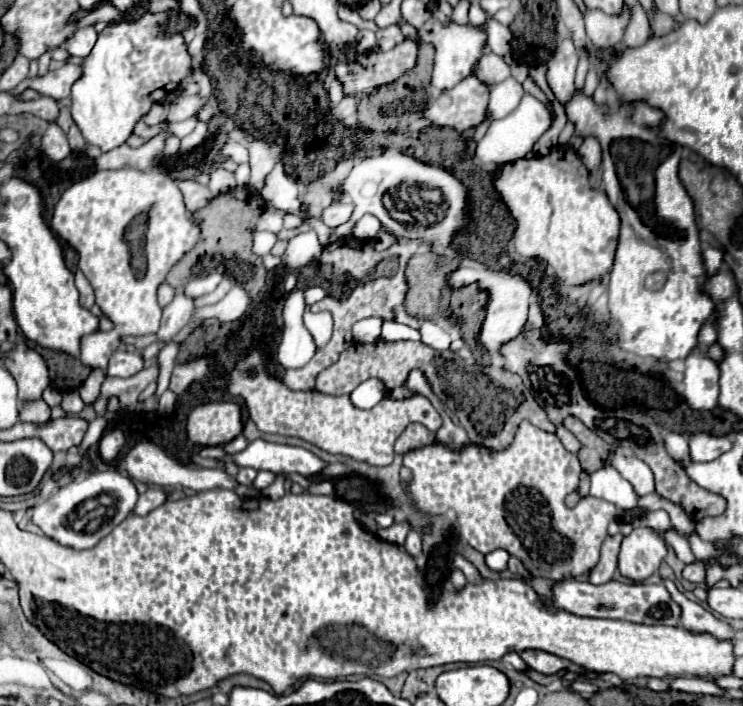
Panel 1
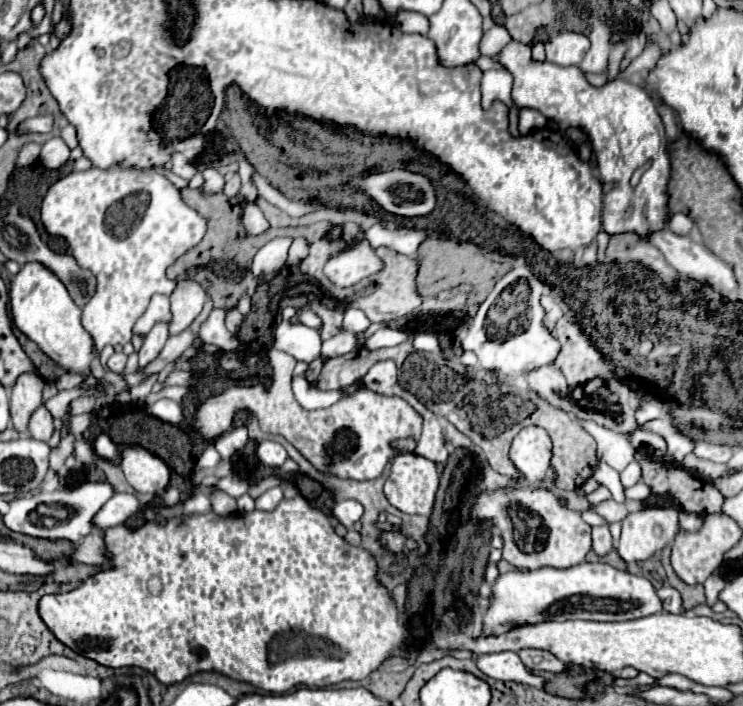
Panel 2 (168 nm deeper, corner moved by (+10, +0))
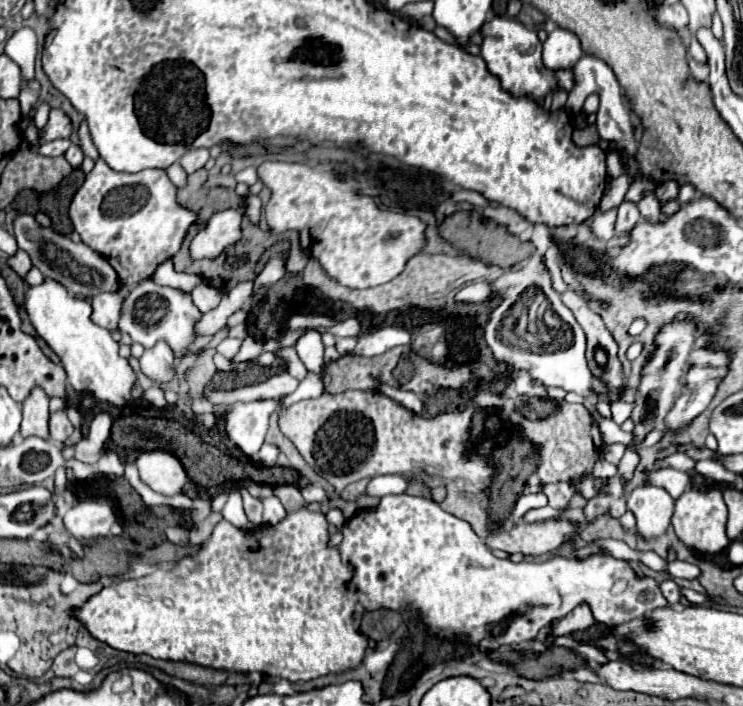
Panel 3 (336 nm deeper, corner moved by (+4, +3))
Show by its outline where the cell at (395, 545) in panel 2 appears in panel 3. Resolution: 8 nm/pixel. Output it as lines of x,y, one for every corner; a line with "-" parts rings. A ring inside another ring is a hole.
388,494
388,496
382,496
380,498
380,504
374,506
374,508
360,508
352,518
348,518
342,526
342,542
338,546
340,550
340,558
344,564
350,564
354,574
348,582
348,590
352,590
356,602
364,608
364,610
396,610
396,612
408,612
408,610
416,610
418,618
426,624
427,629
435,634
444,632
444,636
461,636
469,641
480,642
480,640
490,640
490,642
496,642
498,646
512,646
512,644
520,644
520,642
528,642
532,638
536,638
538,630
544,628
546,624
550,624
552,620
560,620
564,618
568,612
572,612
572,608
576,608
576,604
580,602
588,602
590,608
592,608
592,614
596,618
596,622
600,624
606,624
606,626
622,626
630,620
636,620
636,618
644,618
644,616
650,616
652,610
656,608
664,608
668,606
668,602
664,602
664,596
658,588
658,584
652,580
652,578
638,578
632,568
628,566
628,562
624,560
616,560
612,556
592,556
588,560
570,560
570,558
554,558
550,562
544,562
544,564
536,564
536,562
512,562
512,560
500,560
496,558
488,548
486,544
480,540
480,536
472,530
470,522
462,520
462,518
456,518
454,514
442,510
436,502
432,500
426,500
426,498
420,498
420,496
408,496
408,494

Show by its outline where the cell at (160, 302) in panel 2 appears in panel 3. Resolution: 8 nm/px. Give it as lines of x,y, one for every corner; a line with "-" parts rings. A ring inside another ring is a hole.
152,278
140,282
122,302
118,330
126,332
132,342
142,344
144,348
154,346
164,340
172,348
176,358
184,358
190,352
190,344
196,342
194,326
202,318
202,312
192,302
192,296
170,286
160,286

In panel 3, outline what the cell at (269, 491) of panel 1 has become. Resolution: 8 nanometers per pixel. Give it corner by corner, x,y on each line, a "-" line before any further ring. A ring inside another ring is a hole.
270,496
270,498
262,500
262,502
264,502
264,516
262,516
262,524
274,526
274,524
278,524
278,522
282,522
282,520
286,518
286,510
284,510
284,506
280,504
280,500
278,500
278,498

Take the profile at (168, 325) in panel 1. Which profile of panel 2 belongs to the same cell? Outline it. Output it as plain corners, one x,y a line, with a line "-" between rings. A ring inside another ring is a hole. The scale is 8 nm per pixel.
156,323
156,325
150,329
150,333
146,335
142,349
138,351
138,355
140,355
140,365
144,367
144,365
148,365
152,359
156,359
158,353
162,351
162,347
166,345
166,341
168,341
168,323

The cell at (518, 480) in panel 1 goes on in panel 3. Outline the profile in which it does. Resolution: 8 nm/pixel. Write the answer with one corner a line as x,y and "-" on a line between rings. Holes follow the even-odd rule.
546,520
546,522
520,522
510,532
490,532
486,542
490,548
504,552
522,552
524,556
540,556
556,550
566,538
576,536
574,524
568,520

